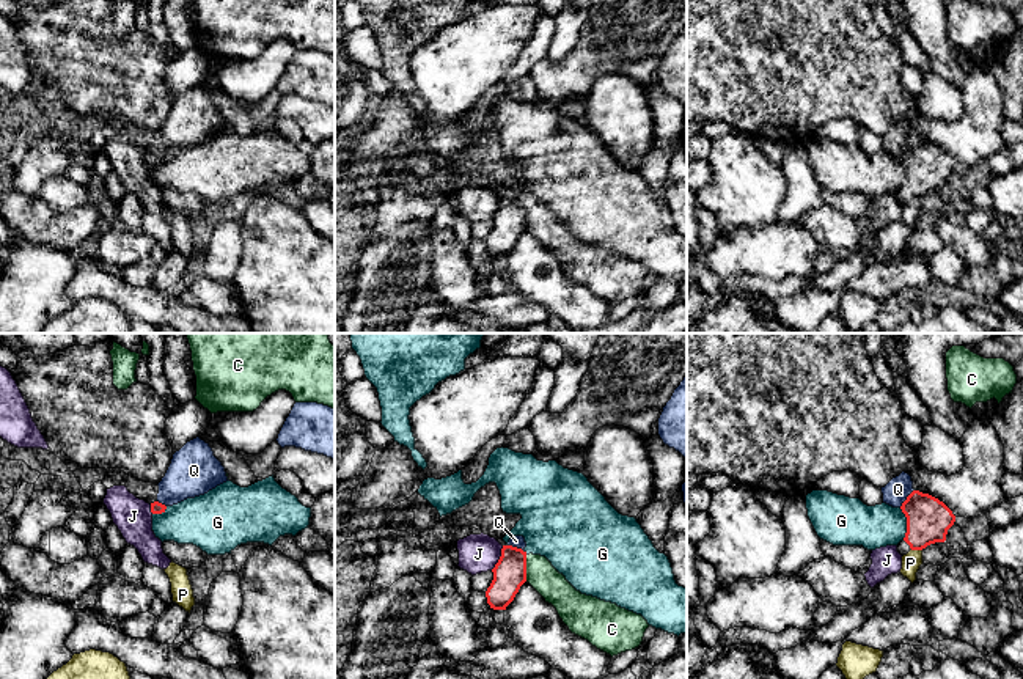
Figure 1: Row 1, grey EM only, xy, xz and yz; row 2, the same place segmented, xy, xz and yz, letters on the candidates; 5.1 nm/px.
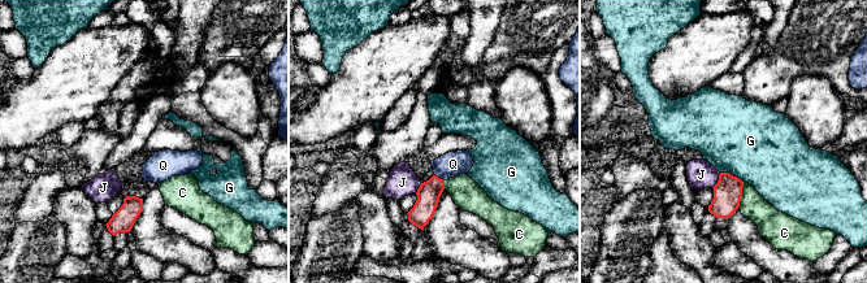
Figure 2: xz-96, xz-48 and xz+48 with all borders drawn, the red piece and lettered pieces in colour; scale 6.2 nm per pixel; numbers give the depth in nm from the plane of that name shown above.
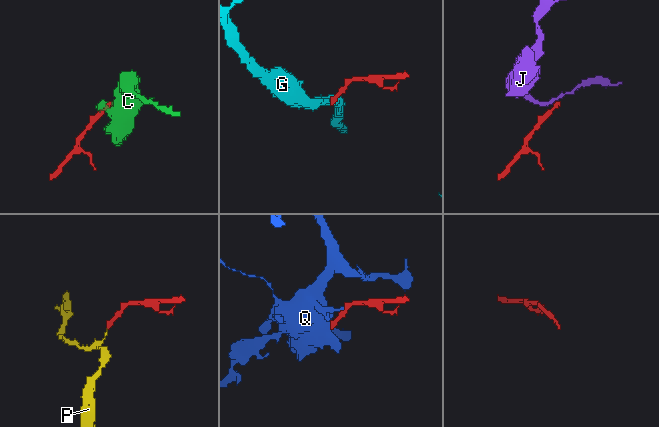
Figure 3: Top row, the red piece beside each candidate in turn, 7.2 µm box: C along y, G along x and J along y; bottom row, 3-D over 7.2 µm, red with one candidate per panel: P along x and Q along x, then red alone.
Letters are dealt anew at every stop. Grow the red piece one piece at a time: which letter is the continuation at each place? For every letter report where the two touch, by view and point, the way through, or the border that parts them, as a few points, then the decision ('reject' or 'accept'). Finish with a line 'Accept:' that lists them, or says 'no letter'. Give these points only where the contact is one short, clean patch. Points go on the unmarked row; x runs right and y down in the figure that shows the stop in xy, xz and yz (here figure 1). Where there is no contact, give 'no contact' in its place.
C: meets red in xz at (525, 216); reject
G: meets red in yz at (907, 172); border along yz (899, 156), (905, 165), (904, 187); reject
J: meets red in xz at (500, 206); border along xz (503, 194), (498, 209), (491, 217); reject
P: meets red in yz at (916, 197); border along yz (910, 195), (921, 198); reject
Q: meets red in yz at (907, 146); border along yz (913, 137), (899, 154); reject
Accept: no letter

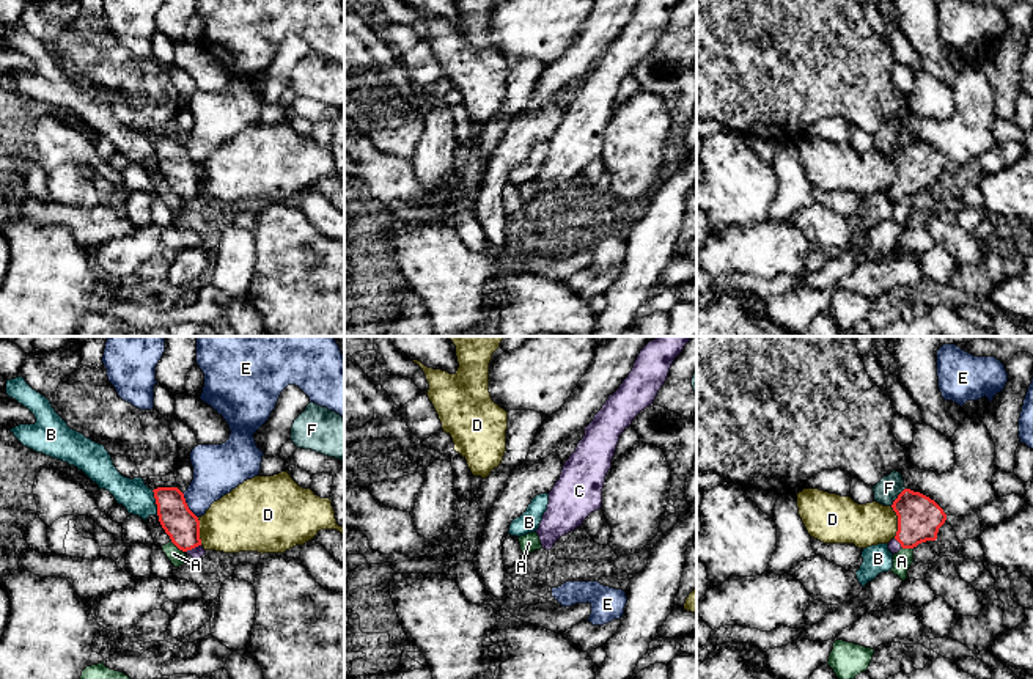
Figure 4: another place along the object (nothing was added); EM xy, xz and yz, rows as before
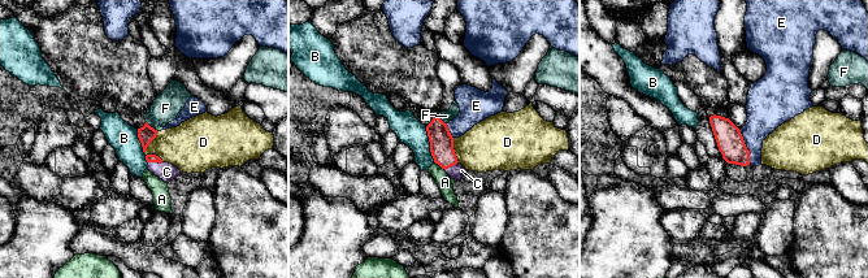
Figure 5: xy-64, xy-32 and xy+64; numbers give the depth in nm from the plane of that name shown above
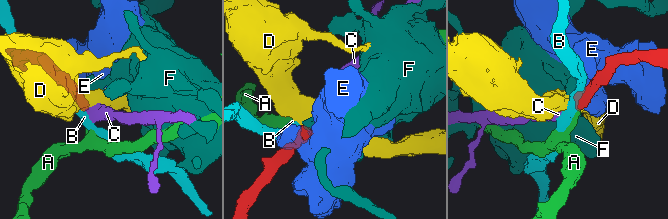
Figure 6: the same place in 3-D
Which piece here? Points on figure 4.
A: meets red in xy at (178, 195); border along xy (172, 189), (183, 200); reject
B: meets red in xy at (156, 151); border along xy (151, 139), (159, 167); reject
C: meets red in xy at (192, 195); runs through xy (183, 175), (192, 195), (197, 200); accept
D: meets red in yz at (898, 170); border along yz (890, 154), (896, 164), (895, 186); reject
E: meets red in xy at (187, 154); reject
F: meets red in yz at (898, 145); border along yz (904, 135), (890, 153); reject
Accept: C

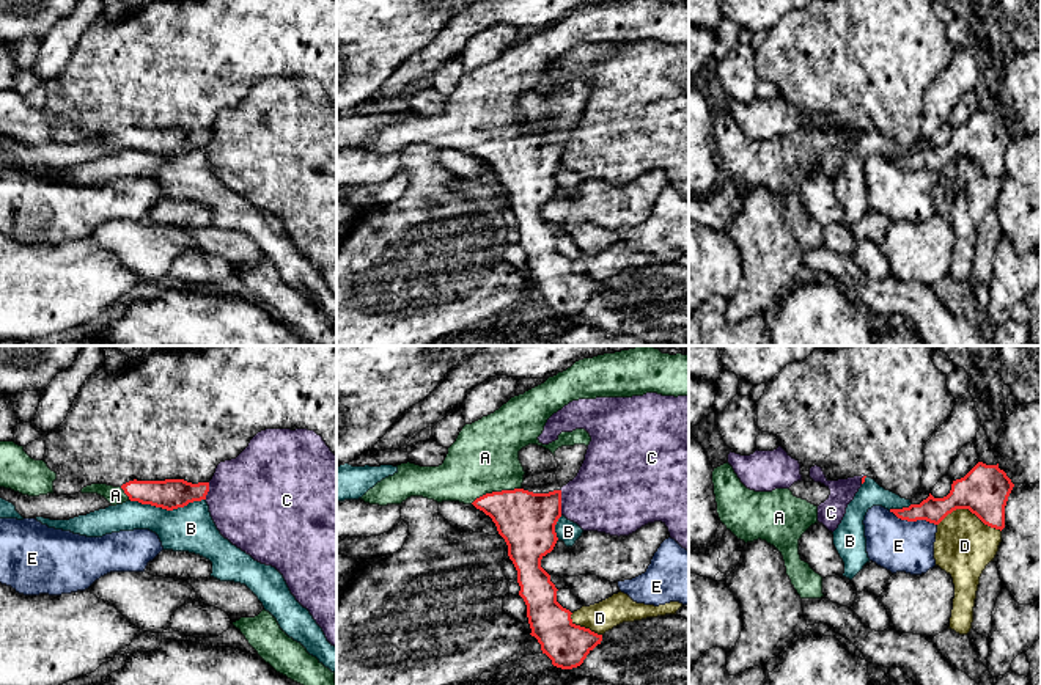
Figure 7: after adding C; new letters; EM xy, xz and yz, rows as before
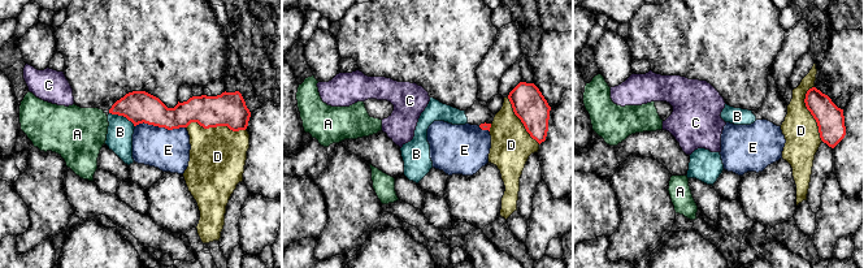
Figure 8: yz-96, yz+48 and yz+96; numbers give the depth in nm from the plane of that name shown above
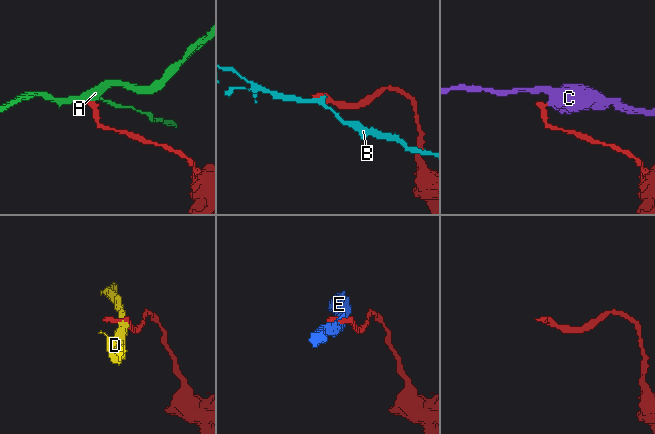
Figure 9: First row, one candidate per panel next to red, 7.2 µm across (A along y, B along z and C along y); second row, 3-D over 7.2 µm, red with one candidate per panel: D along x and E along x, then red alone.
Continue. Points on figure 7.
A: meets red in xz at (494, 140); runs through xz (526, 168), (494, 140), (485, 118), (485, 106); accept
B: meets red in xy at (167, 157); reject
C: meets red in xz at (560, 150); border along xz (560, 137), (562, 162); reject
D: meets red in yz at (969, 157); reject
E: meets red in yz at (912, 168); reject
Accept: A

